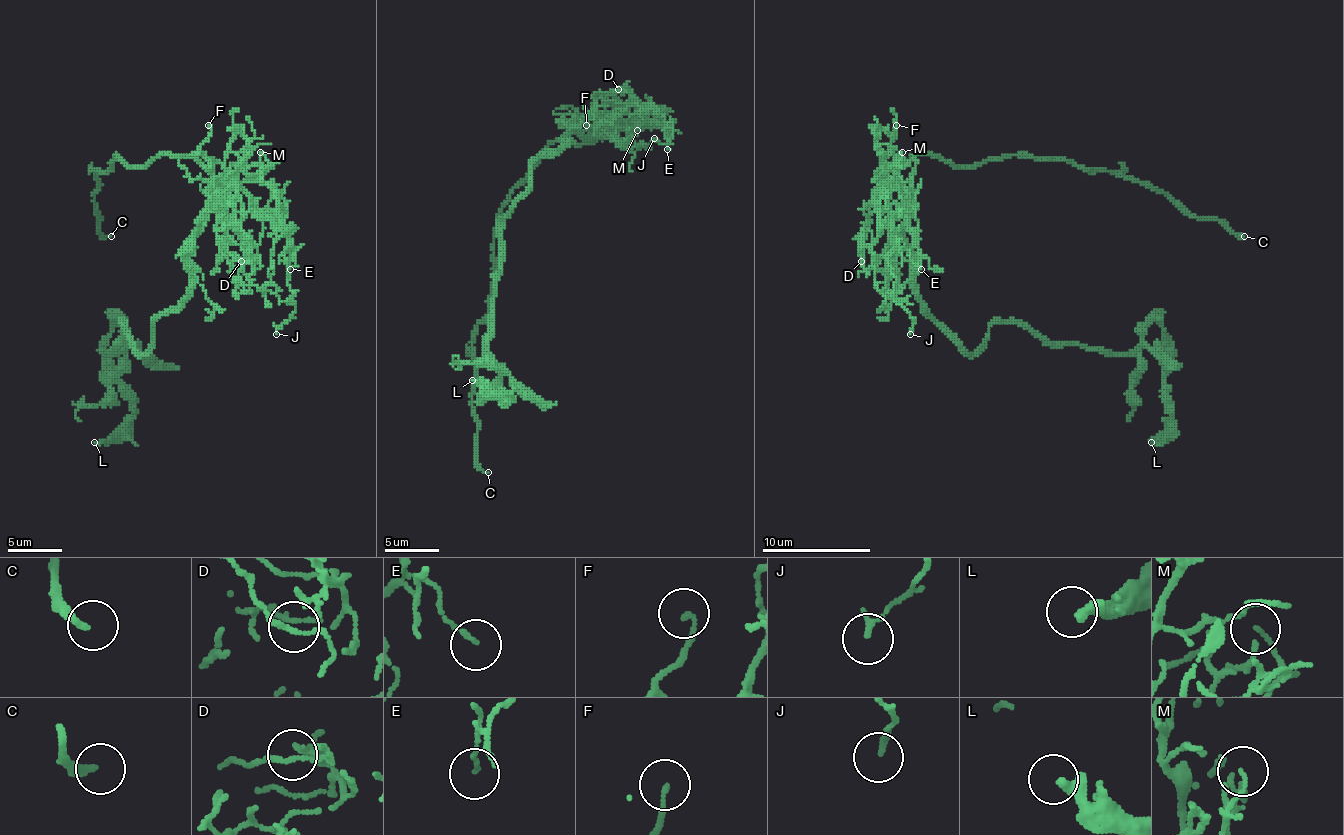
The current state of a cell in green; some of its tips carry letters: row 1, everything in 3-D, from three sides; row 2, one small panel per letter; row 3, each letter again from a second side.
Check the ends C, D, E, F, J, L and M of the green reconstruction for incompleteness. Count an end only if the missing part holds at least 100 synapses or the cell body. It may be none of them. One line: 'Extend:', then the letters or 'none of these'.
Extend: C

